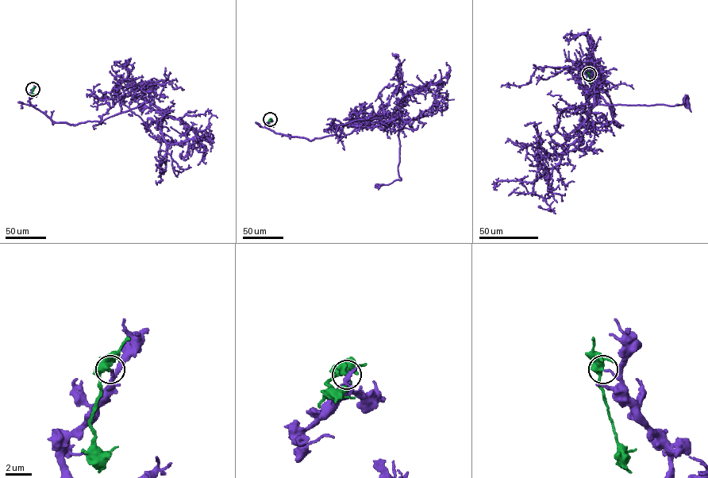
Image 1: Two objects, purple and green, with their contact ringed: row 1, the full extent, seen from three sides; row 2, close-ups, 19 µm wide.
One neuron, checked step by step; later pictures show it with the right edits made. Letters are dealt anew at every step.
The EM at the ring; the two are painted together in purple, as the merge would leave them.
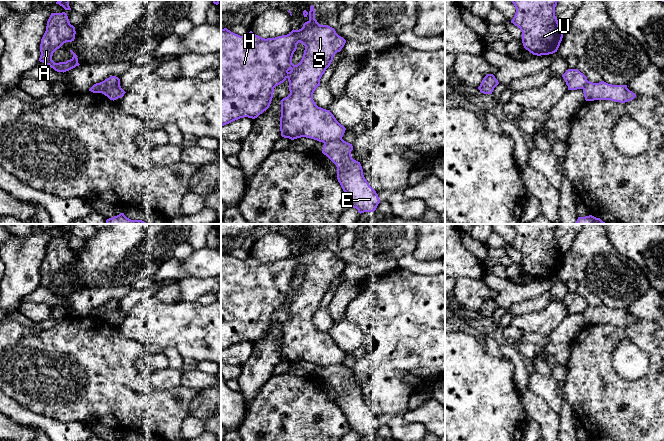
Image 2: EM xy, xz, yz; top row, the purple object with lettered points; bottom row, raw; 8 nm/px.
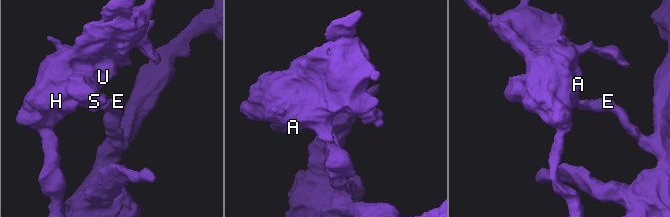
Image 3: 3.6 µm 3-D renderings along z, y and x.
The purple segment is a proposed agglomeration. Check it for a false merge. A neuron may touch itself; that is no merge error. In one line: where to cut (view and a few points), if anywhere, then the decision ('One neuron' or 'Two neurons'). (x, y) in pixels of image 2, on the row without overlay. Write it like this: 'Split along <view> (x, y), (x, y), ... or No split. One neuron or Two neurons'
Split along xy (119, 306), (113, 309), (106, 309), (101, 316). Two neurons

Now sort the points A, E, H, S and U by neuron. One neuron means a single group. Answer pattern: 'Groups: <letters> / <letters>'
Groups: A H S U / E

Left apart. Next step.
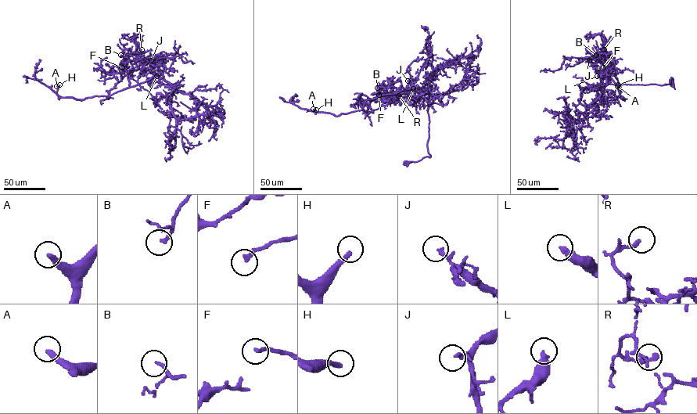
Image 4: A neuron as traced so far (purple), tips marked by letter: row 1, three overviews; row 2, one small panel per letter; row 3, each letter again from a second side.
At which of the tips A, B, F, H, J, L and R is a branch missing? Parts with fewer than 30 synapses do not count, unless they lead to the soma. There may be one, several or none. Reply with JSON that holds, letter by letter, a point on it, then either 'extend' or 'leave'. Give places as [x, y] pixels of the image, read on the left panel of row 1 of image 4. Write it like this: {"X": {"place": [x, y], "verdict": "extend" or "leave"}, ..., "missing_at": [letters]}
{"A": {"place": [56, 86], "verdict": "extend"}, "B": {"place": [120, 55], "verdict": "leave"}, "F": {"place": [122, 67], "verdict": "leave"}, "H": {"place": [59, 84], "verdict": "extend"}, "J": {"place": [151, 60], "verdict": "leave"}, "L": {"place": [156, 76], "verdict": "leave"}, "R": {"place": [141, 49], "verdict": "leave"}, "missing_at": ["A", "H"]}

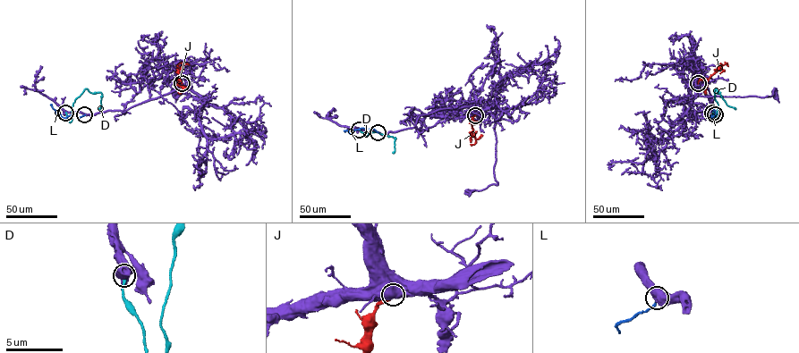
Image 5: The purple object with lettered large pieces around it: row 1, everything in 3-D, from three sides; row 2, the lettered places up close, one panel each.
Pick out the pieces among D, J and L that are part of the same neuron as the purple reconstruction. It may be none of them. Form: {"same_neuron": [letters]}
{"same_neuron": ["J"]}

